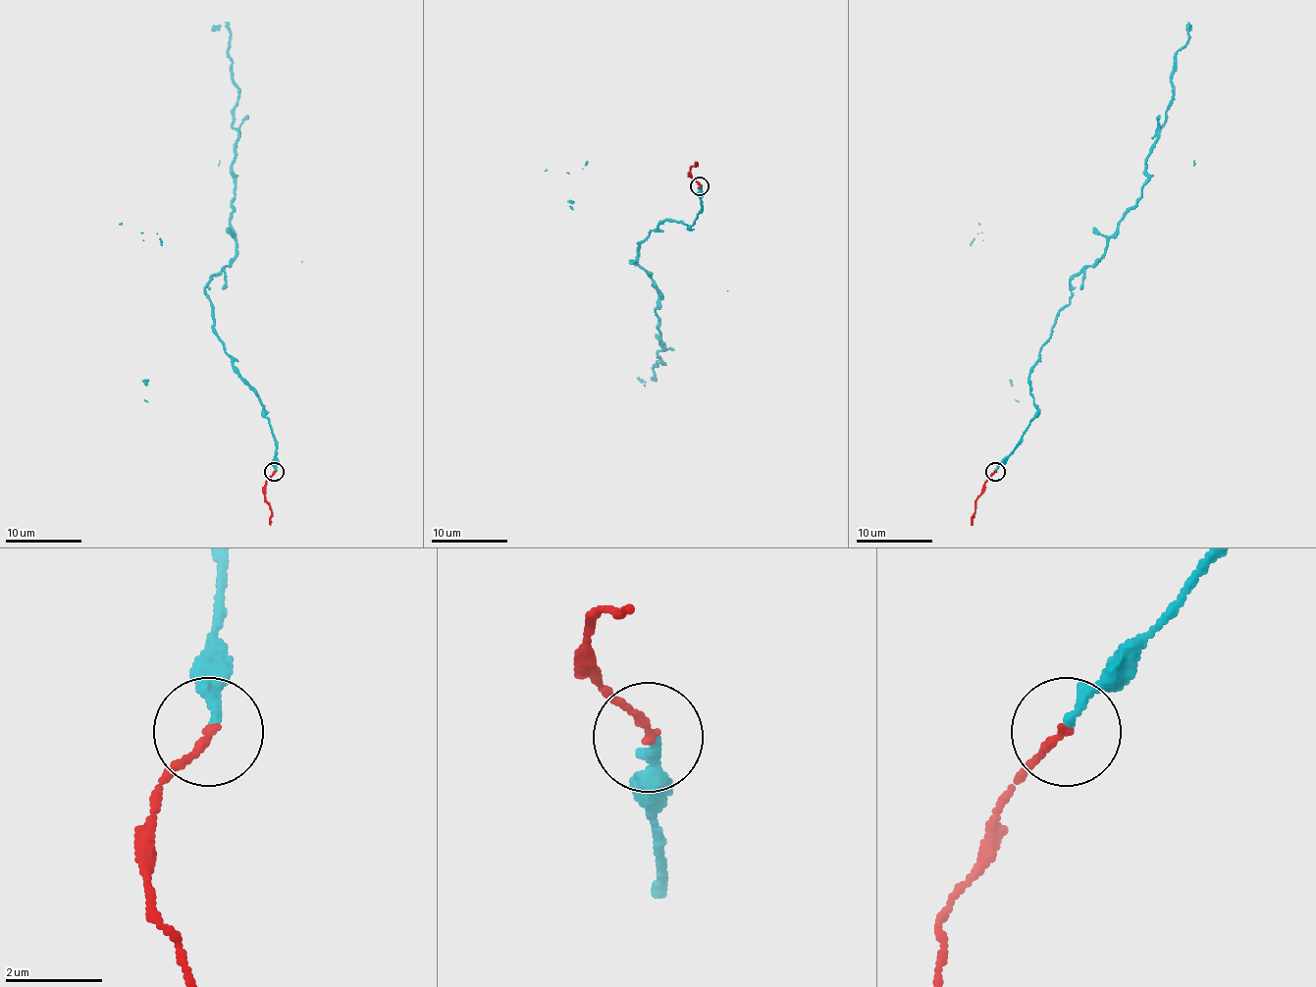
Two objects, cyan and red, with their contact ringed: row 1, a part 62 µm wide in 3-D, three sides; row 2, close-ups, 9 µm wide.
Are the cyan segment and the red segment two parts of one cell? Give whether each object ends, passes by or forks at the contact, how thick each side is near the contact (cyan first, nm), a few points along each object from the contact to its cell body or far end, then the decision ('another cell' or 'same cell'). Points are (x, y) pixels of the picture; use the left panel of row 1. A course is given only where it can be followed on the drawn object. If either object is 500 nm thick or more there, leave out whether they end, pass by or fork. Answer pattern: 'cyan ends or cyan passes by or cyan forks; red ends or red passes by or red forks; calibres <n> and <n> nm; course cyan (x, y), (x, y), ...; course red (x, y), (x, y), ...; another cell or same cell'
cyan ends; red ends; calibres 200 and 160 nm; course cyan (274, 470), (264, 405), (216, 336), (206, 293), (235, 255), (238, 132), (230, 28), (212, 30); course red (274, 472), (266, 482), (264, 499), (272, 512), (270, 524); same cell

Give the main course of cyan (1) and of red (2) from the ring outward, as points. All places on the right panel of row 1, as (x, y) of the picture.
1: (996, 470), (1036, 412), (1029, 370), (1070, 282), (1102, 255), (1148, 179), (1146, 157), (1186, 30)
2: (994, 472), (977, 499), (972, 524)

